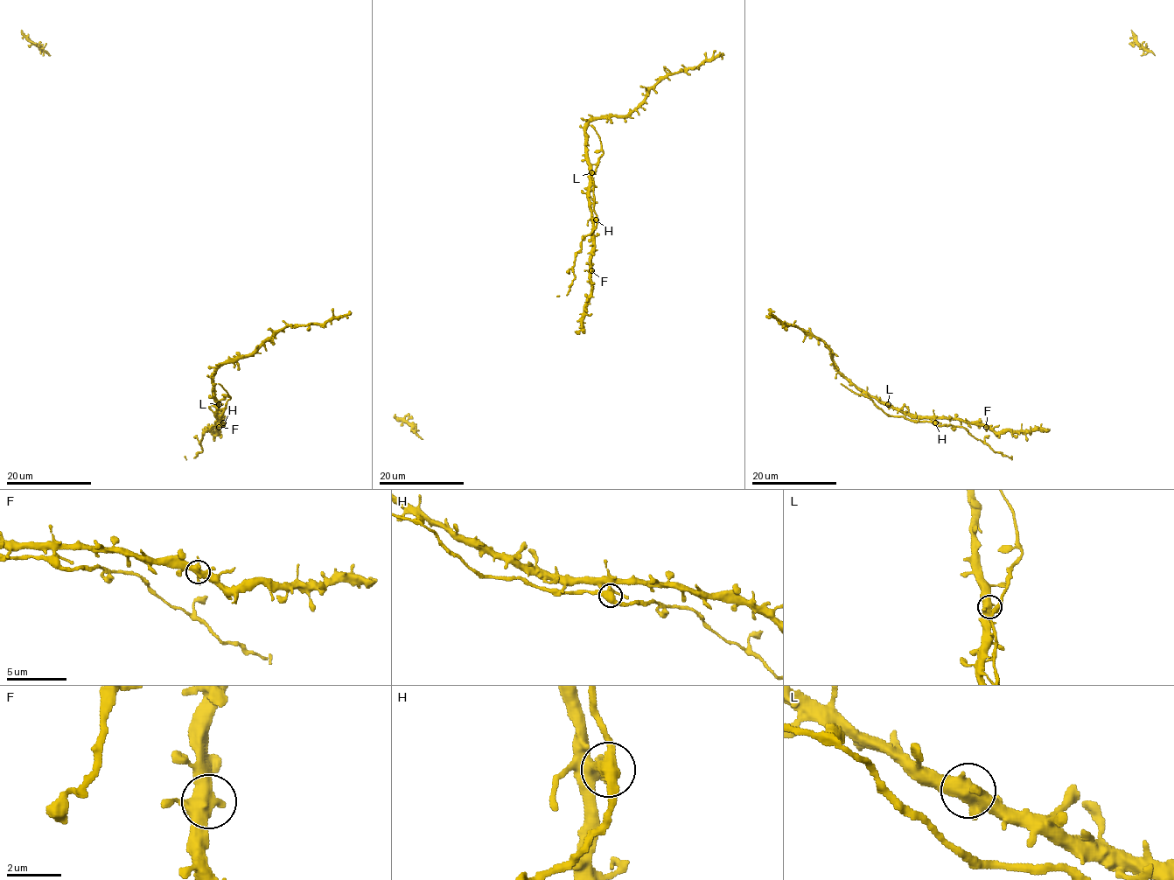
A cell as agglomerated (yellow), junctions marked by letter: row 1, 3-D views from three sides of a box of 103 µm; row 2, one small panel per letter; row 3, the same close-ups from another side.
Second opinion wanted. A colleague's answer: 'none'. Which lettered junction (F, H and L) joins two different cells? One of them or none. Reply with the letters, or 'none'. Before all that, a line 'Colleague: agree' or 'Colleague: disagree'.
Colleague: disagree
H

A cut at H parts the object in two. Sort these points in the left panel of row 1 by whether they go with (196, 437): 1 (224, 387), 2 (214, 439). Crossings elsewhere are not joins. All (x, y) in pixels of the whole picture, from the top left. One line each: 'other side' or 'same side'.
1: same side
2: other side

